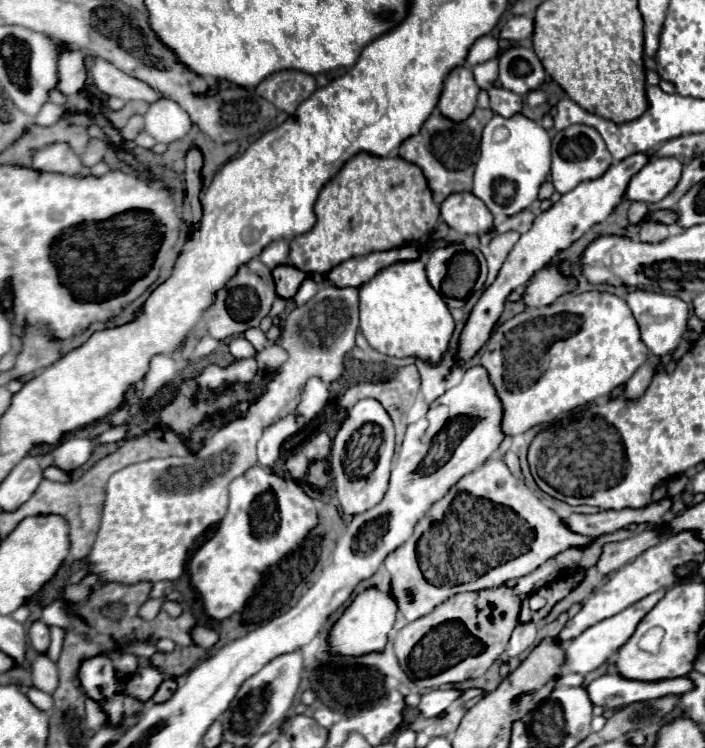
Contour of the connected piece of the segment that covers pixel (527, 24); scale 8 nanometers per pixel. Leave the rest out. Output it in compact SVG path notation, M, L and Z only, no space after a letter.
M513 16L503 24L499 38L525 40L525 38L531 38L531 34L533 34L533 20L527 16Z

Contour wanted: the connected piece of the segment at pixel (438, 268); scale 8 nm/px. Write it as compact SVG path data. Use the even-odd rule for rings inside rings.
M453 244L446 246L436 247L431 254L429 254L429 262L427 262L427 278L431 282L431 286L435 290L441 288L441 282L447 274L447 262L449 258L455 254Z

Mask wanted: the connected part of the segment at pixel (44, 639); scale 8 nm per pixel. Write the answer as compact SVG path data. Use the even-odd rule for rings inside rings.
M41 620L33 622L33 626L29 630L29 642L39 654L45 654L47 648L49 648L49 628L47 628L47 624L43 624Z

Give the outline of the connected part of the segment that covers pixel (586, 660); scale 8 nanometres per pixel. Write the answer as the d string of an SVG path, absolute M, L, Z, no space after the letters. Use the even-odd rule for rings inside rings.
M657 590L649 596L645 596L643 600L639 600L637 604L631 604L629 608L625 608L623 612L611 616L609 620L601 620L597 624L593 624L593 628L587 628L585 632L581 632L581 636L569 640L569 644L561 644L561 650L565 652L565 668L571 670L571 672L579 672L579 674L587 674L595 668L599 668L603 662L607 662L613 652L617 652L629 638L631 634L635 632L635 626L639 624L639 620L663 598L665 590Z

